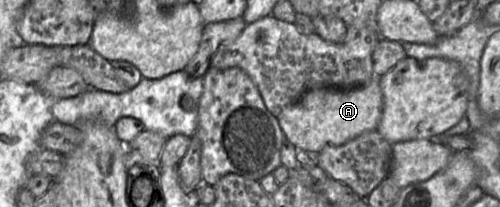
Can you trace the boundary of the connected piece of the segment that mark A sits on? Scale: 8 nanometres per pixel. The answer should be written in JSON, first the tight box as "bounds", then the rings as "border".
{"bounds":[277,78,383,152],"border":[[[379,78],[352,88],[319,88],[305,93],[297,102],[285,107],[277,119],[285,137],[297,148],[320,152],[326,146],[339,146],[366,131],[376,130],[383,109]]]}

